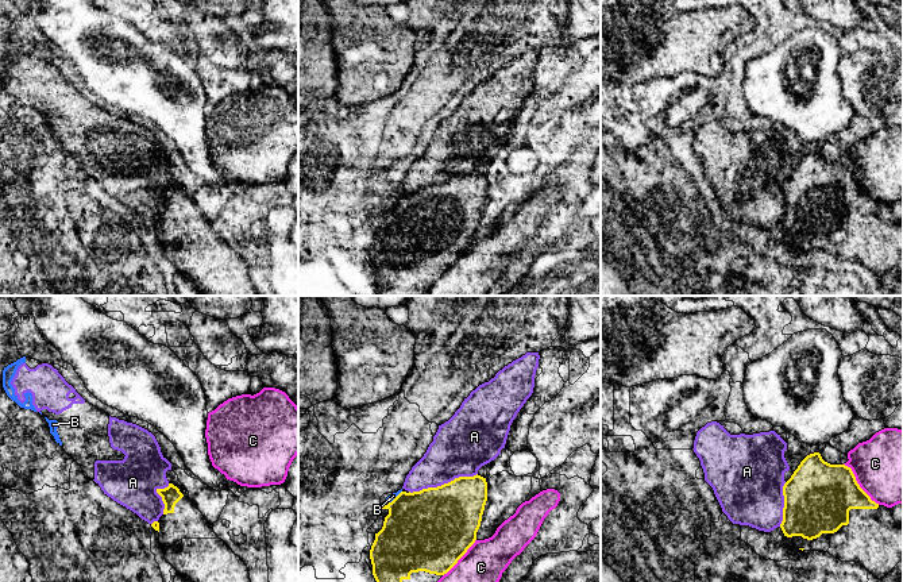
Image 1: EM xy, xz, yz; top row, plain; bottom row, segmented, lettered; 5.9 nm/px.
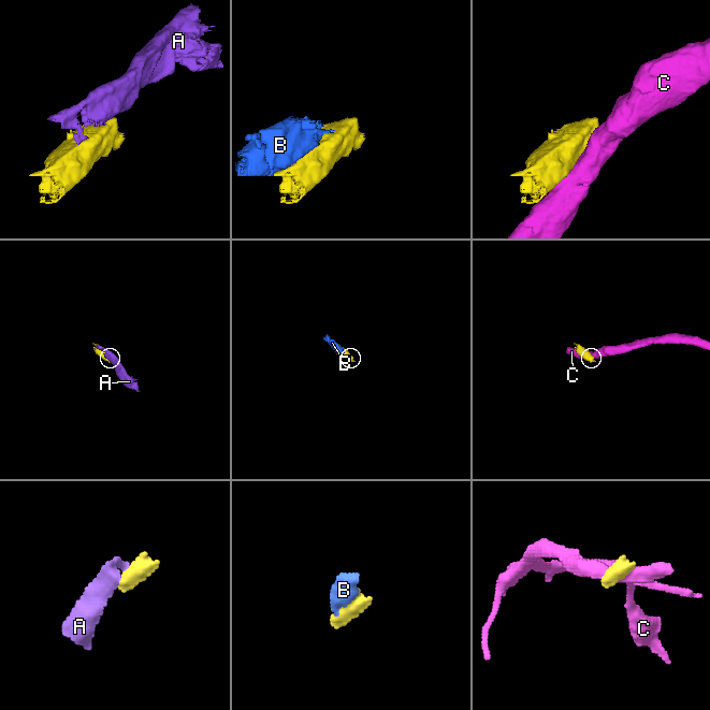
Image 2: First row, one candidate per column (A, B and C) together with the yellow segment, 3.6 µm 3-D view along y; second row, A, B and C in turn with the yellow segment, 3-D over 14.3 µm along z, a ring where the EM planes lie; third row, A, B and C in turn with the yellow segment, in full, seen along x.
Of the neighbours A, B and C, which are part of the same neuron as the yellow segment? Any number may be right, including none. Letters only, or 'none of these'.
none of these

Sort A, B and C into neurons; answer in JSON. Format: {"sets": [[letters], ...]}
{"sets": [["A", "B"], ["C"]]}

